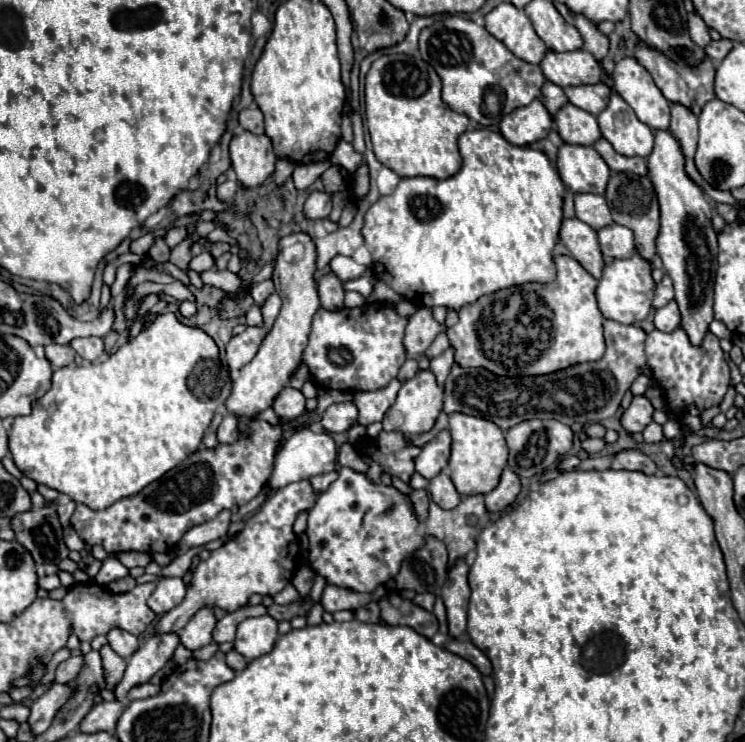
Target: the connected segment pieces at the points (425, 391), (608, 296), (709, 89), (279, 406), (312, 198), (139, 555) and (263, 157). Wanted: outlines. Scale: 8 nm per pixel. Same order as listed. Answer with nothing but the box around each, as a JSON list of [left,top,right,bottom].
[[381,370,443,436],[595,252,655,324],[635,40,715,114],[271,386,305,418],[305,190,331,220],[117,552,151,568],[231,132,275,188]]

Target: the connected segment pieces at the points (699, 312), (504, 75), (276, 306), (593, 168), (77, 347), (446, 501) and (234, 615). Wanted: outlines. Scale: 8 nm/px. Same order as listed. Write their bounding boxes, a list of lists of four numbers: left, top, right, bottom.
[[647,130,717,344],[419,16,545,126],[261,292,281,328],[557,144,611,194],[69,338,105,362],[429,470,461,508],[213,604,267,644]]

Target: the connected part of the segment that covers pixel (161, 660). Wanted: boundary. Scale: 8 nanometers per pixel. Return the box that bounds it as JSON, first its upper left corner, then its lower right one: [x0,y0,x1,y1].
[117,632,179,700]

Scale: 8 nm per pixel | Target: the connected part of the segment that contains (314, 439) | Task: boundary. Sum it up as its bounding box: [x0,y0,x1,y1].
[269,428,337,490]

